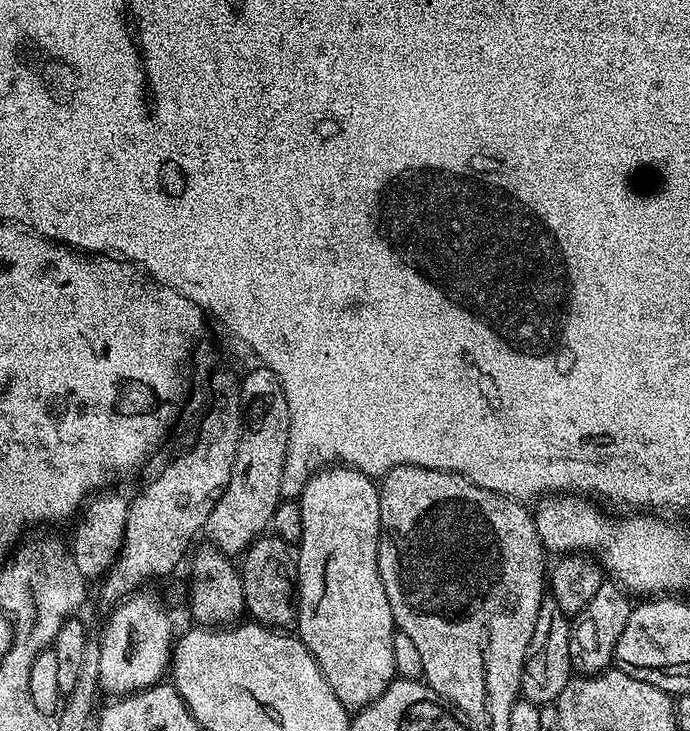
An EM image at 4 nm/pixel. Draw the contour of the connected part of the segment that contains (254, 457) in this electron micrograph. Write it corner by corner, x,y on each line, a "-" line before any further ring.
255,366
248,373
245,374
244,380
239,381
238,391
240,393
240,403
242,405
242,427
240,429
240,437
238,438
238,450
234,458
234,470
230,474
230,482
226,486
226,490
222,494
222,498
218,498
218,502
214,506
214,510
210,510
210,518
206,518
204,527
202,529
203,535
208,535
207,543
211,547
216,548
219,552
223,552
229,558
239,557
259,536
265,535
269,531
268,523
276,516
276,507
282,504
282,497
280,494
280,487
282,486
282,470
286,462
286,454
288,453
288,427
290,427
290,410
286,404
284,391
280,385
280,378
274,374
274,370
265,368
263,366

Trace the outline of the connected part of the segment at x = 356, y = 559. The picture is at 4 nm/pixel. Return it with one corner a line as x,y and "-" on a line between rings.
328,466
317,471
306,482
306,486
300,491
298,505
300,504
300,552
295,557
296,561
296,586
298,589
298,611
296,613
296,628
302,643
310,650
314,662
322,670
326,682
330,682
330,690
349,710
359,710
368,704
375,702
380,695
397,679
394,666
394,646
392,639
397,626
392,621
390,602
386,598
386,590
382,586
382,578
378,570
378,546
380,545
380,490
377,481
367,476
361,469
351,466

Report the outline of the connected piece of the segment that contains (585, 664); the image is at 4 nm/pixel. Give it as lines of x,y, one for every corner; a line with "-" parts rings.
605,582
598,586
598,592
570,624
570,662
573,673
580,676
599,676
613,667
618,638
622,638
622,630
626,630
626,622
630,622
630,614
634,607
629,593
615,582

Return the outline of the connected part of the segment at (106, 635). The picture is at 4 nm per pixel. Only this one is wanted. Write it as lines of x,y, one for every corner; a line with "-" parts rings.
148,590
133,592
109,612
112,613
109,614
108,621
104,624
104,632
102,631
100,636
101,672
99,687
105,693
106,691
112,692
108,694
119,698
161,683
170,668
174,635
172,636
172,620
168,617
167,610
160,605
159,598
151,596

